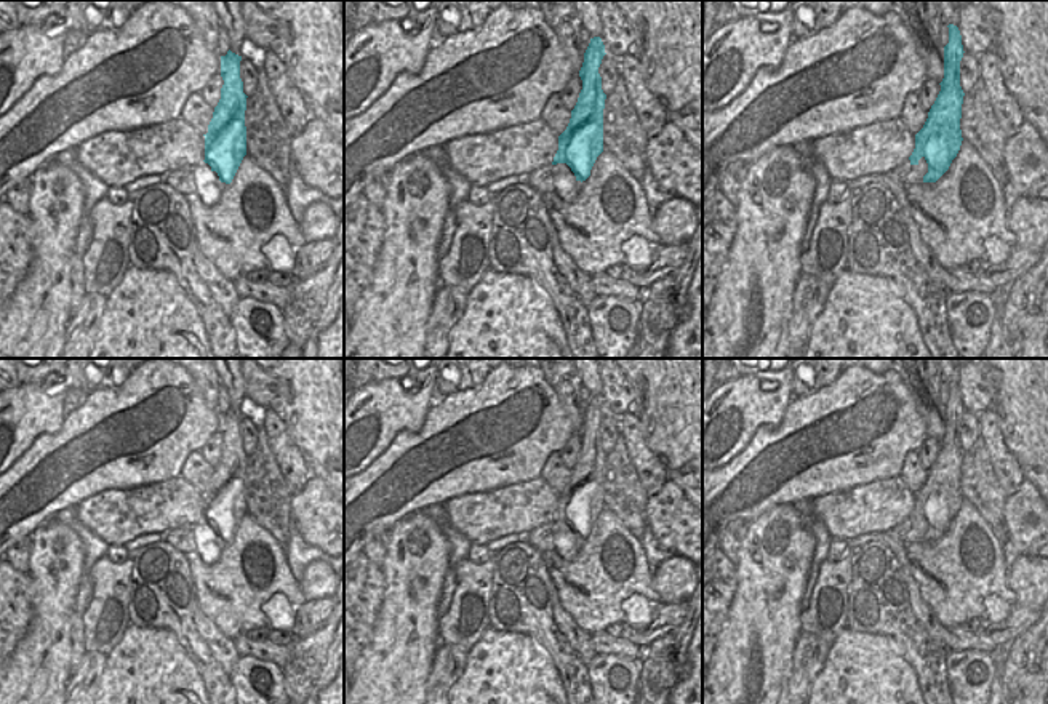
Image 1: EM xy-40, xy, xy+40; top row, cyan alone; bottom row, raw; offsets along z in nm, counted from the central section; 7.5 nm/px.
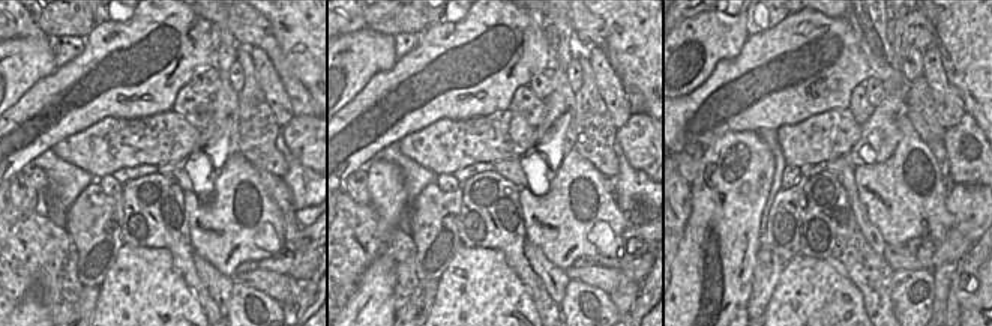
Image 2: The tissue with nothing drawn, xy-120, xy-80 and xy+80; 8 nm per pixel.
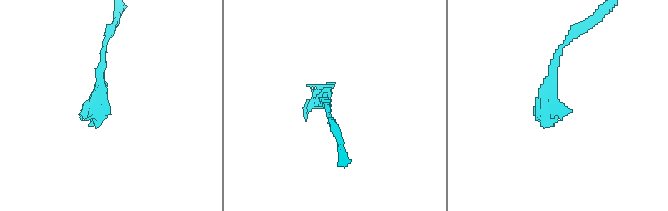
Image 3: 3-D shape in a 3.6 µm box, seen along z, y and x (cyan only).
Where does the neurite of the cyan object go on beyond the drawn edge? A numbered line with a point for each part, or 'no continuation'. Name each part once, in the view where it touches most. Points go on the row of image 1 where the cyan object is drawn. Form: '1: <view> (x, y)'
1: xy+40 (906, 173)

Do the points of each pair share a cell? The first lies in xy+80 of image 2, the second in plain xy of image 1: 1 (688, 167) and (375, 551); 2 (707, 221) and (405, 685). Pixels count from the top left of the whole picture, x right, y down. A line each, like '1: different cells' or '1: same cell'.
1: same cell
2: same cell

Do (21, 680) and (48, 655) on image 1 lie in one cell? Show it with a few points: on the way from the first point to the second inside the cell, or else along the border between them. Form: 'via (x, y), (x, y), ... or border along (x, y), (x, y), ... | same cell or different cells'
via (28, 676), (42, 661) | same cell

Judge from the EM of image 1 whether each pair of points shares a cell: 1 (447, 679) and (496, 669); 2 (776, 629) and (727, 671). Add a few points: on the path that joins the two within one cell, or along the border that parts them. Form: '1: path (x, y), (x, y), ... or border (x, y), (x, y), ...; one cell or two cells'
1: border (468, 652), (464, 671), (452, 687); two cells
2: path (760, 629), (751, 632), (740, 655); one cell

